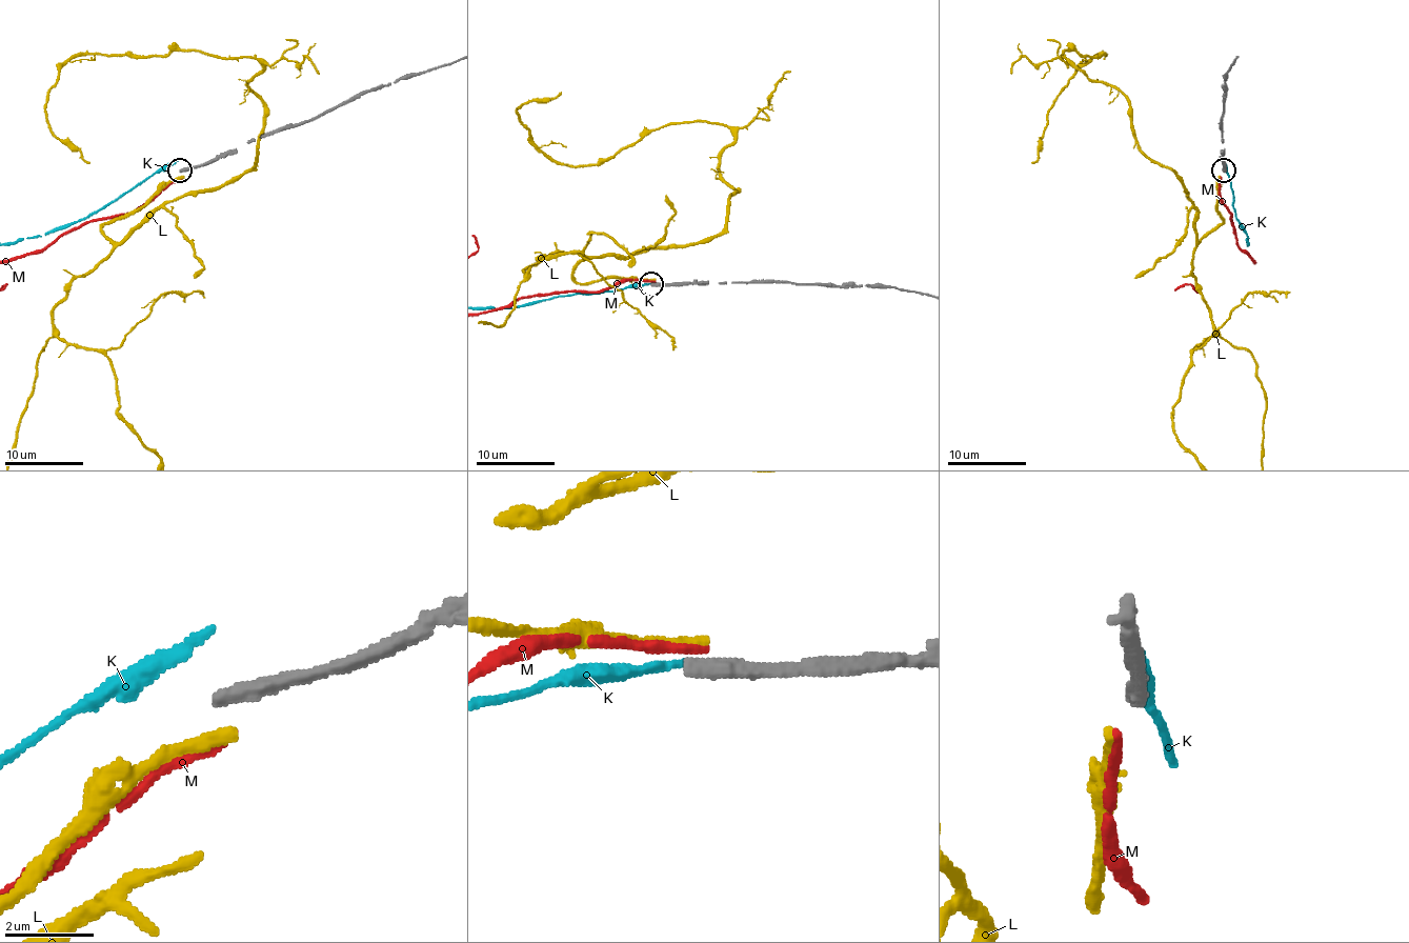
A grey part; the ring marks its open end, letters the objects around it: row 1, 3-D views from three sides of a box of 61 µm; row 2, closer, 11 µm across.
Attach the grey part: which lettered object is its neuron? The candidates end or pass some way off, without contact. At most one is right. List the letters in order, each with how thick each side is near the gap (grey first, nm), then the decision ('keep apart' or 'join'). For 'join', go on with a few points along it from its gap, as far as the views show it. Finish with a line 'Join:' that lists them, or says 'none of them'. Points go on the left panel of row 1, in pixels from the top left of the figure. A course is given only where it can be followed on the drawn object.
K: calibres 400 and 320 nm; keep apart
L: calibres 400 and 320 nm; keep apart
M: calibres 400 and 220 nm; keep apart
Join: none of them

